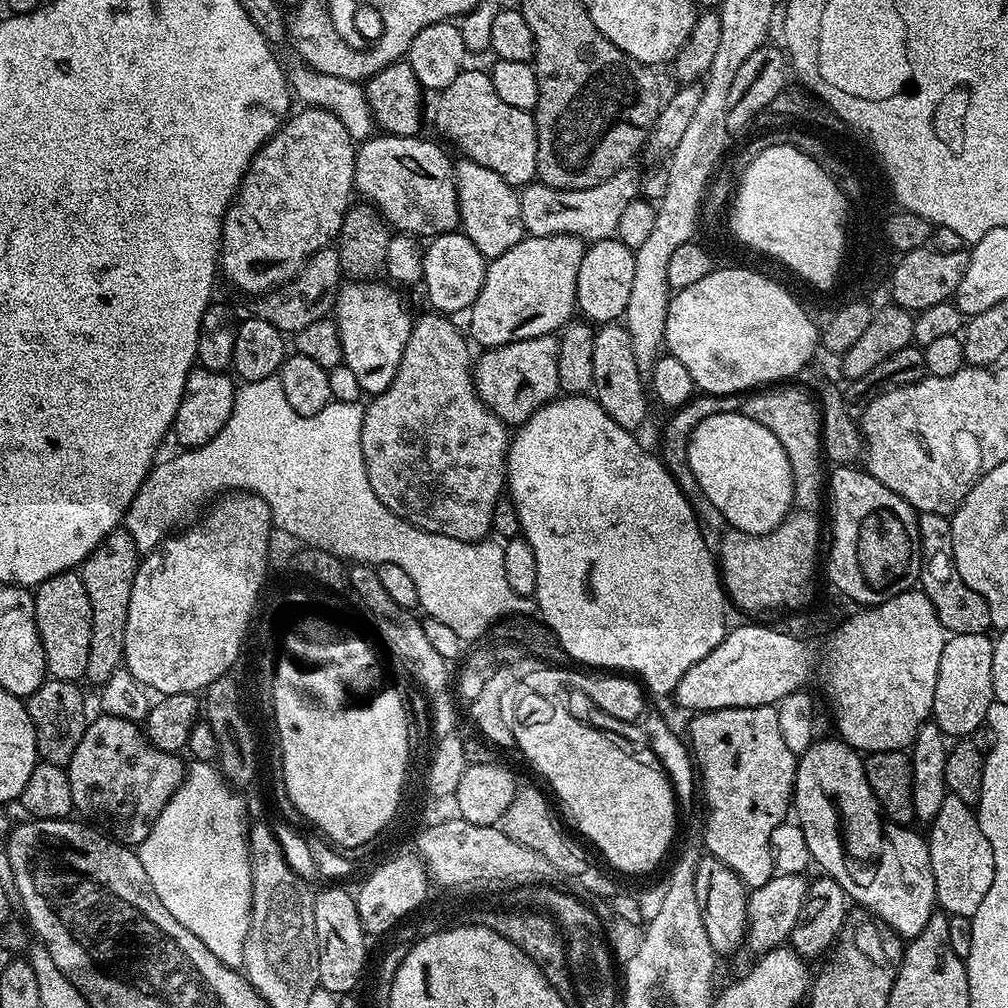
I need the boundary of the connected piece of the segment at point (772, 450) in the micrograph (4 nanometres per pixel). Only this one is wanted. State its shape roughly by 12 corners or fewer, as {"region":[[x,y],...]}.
{"region":[[739,410],[702,418],[688,461],[729,529],[793,511],[782,442]]}

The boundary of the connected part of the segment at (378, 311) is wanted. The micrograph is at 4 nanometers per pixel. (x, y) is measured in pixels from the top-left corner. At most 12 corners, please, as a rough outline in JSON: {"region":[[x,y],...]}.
{"region":[[341,283],[344,351],[369,397],[394,382],[414,323],[391,283]]}

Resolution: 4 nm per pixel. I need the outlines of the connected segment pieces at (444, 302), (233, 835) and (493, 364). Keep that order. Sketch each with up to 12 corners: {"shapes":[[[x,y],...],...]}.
{"shapes":[[[463,231],[424,248],[422,288],[433,309],[471,309],[486,257]],[[206,760],[138,845],[154,894],[226,966],[251,918],[244,800]],[[555,335],[481,351],[476,393],[509,426],[557,399]]]}

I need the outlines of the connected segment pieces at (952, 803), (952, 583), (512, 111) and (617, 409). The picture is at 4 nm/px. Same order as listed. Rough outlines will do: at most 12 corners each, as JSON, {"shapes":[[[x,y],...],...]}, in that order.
{"shapes":[[[951,794],[927,833],[937,905],[972,918],[994,880],[975,809]],[[921,512],[919,587],[948,634],[985,634],[990,610],[958,574],[952,521]],[[487,71],[443,85],[436,124],[513,186],[537,179],[532,112]],[[620,322],[597,327],[594,399],[637,430],[645,377]]]}

